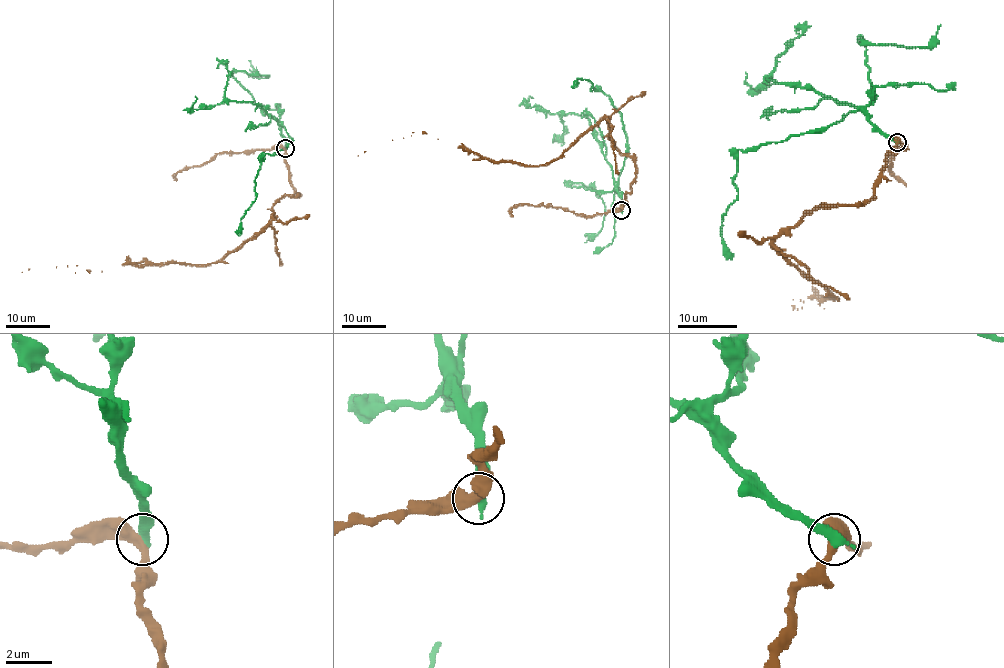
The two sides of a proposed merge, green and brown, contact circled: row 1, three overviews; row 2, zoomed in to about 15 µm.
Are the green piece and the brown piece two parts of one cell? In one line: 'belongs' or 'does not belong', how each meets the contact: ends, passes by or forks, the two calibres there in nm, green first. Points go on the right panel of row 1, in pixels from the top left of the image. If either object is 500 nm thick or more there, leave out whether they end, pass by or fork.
does not belong; calibres 500 and 400 nm

